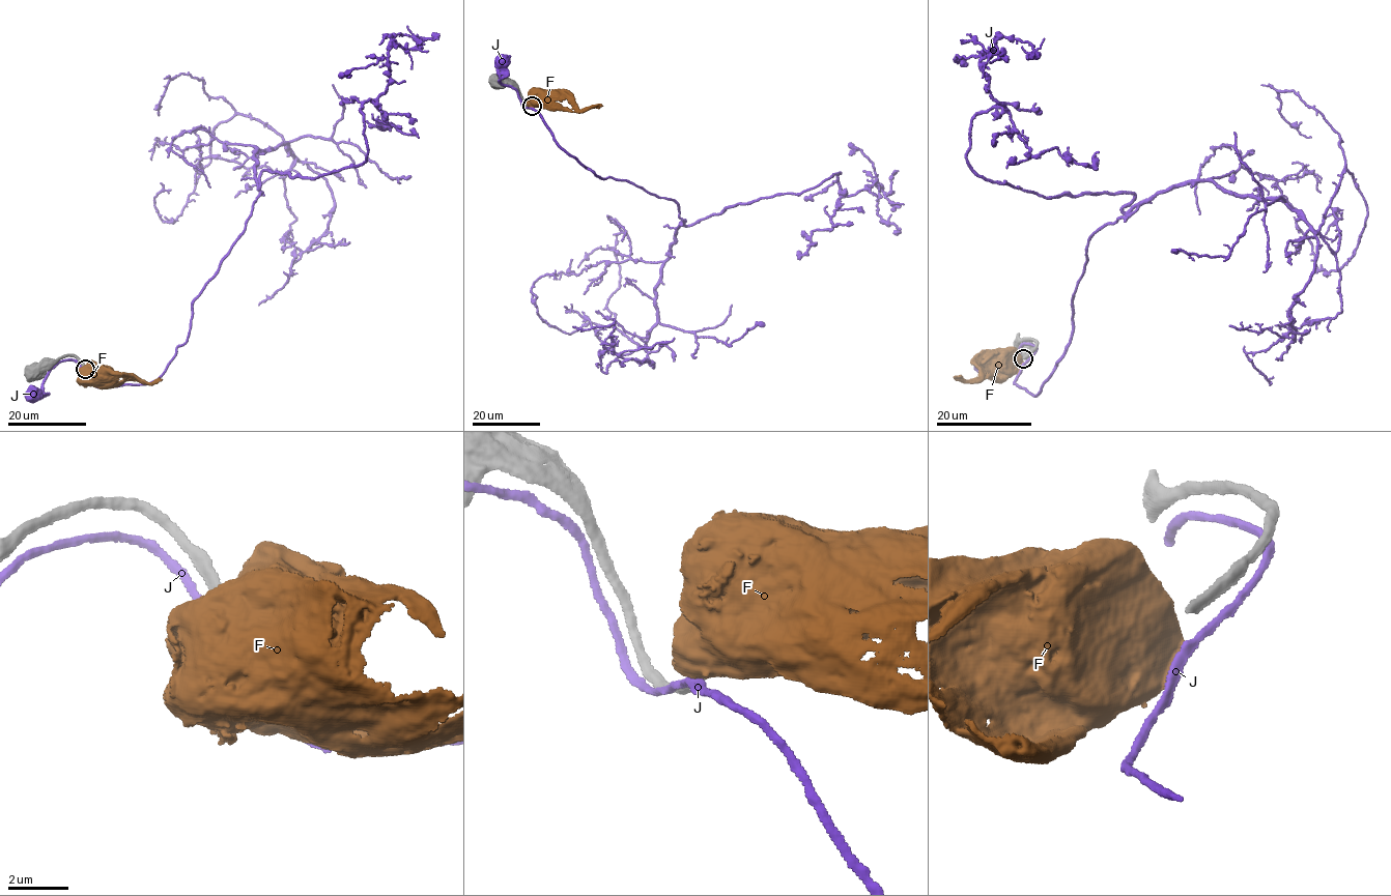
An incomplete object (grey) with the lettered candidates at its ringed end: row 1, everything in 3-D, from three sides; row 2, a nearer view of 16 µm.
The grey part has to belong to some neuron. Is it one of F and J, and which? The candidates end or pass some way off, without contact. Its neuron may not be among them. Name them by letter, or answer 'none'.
none

